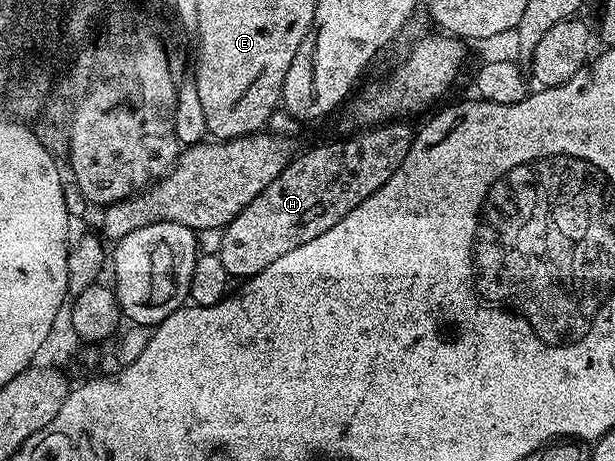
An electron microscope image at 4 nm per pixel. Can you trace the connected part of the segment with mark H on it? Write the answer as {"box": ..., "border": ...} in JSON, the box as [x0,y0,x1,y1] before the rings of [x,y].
{"box":[215,119,414,279],"border":[[[398,119],[392,123],[382,123],[364,131],[357,131],[354,137],[349,137],[346,141],[329,141],[326,145],[317,145],[314,149],[309,149],[306,153],[298,152],[290,161],[289,165],[231,223],[225,226],[220,234],[221,246],[215,249],[218,259],[227,267],[230,278],[248,279],[263,271],[263,267],[271,267],[275,259],[280,259],[282,255],[287,255],[295,251],[295,247],[303,247],[303,243],[311,243],[311,239],[316,239],[318,235],[323,235],[323,231],[331,231],[339,219],[343,219],[363,199],[375,195],[391,175],[407,159],[407,151],[413,142],[414,126],[409,126],[404,120]]]}

